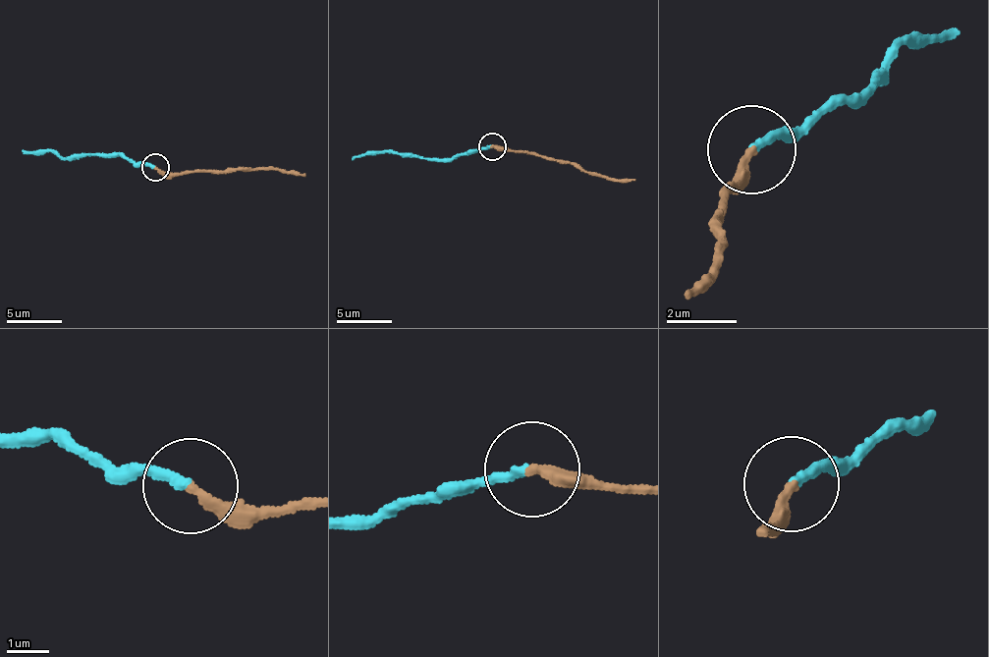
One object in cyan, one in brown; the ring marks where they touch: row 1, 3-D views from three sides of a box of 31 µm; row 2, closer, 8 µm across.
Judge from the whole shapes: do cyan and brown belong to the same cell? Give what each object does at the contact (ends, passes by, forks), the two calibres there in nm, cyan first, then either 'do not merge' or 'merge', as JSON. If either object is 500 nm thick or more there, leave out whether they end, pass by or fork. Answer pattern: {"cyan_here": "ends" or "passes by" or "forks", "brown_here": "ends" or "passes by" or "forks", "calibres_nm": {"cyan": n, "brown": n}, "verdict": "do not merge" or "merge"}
{"cyan_here": "ends", "brown_here": "ends", "calibres_nm": {"cyan": 240, "brown": 280}, "verdict": "merge"}

